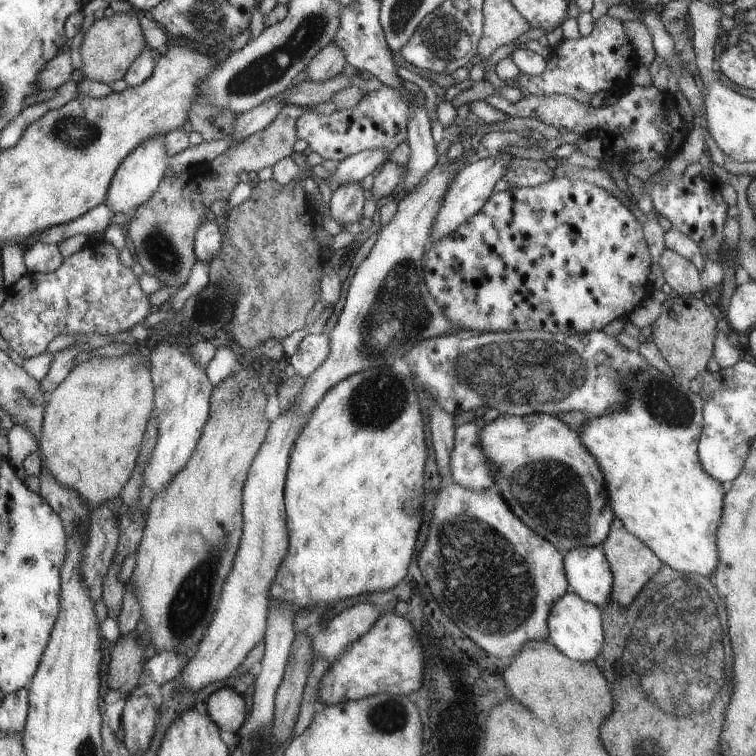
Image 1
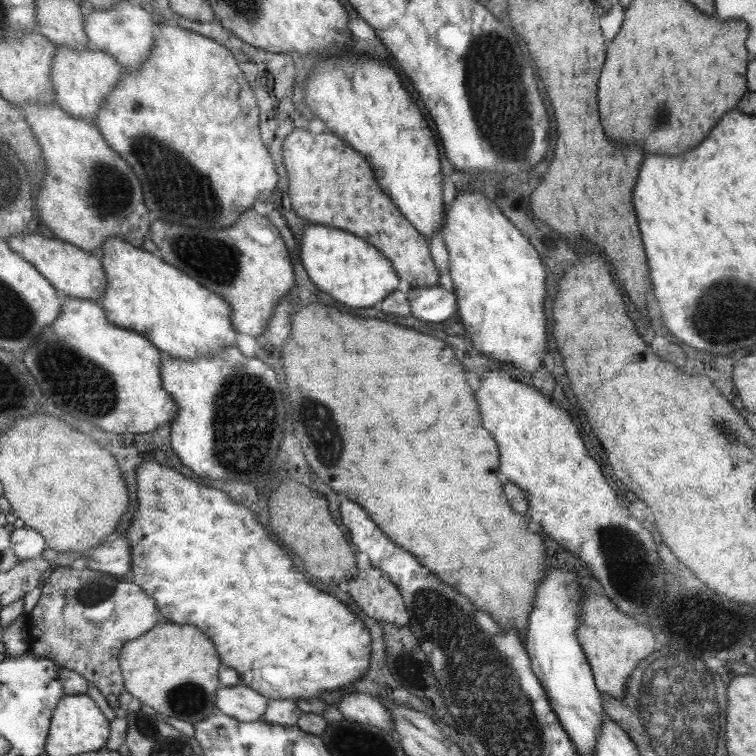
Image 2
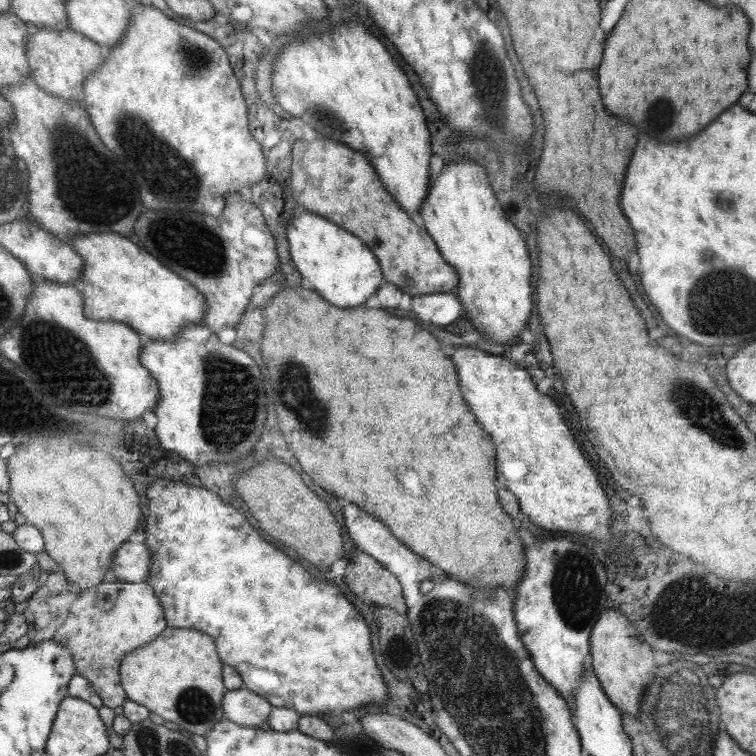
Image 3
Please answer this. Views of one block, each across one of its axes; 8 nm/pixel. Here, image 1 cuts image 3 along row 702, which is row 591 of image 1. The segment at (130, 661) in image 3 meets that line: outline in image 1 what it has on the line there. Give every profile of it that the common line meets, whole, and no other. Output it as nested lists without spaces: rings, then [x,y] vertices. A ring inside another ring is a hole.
[[[236,366],[223,380],[212,385],[208,420],[196,448],[184,468],[169,479],[168,485],[148,506],[143,536],[136,546],[136,566],[129,581],[133,583],[139,601],[145,631],[151,634],[150,644],[155,645],[157,652],[172,650],[172,653],[185,653],[189,658],[212,622],[213,610],[222,593],[221,586],[235,564],[243,536],[243,488],[248,470],[268,434],[269,422],[263,416],[265,398],[257,373],[249,367]]]

